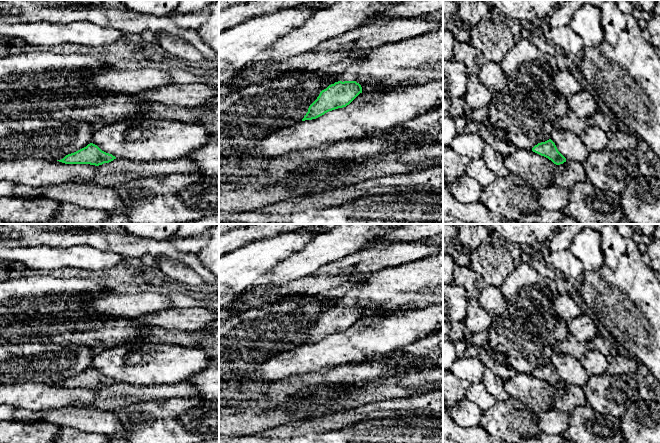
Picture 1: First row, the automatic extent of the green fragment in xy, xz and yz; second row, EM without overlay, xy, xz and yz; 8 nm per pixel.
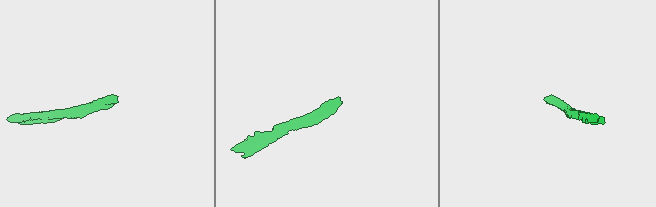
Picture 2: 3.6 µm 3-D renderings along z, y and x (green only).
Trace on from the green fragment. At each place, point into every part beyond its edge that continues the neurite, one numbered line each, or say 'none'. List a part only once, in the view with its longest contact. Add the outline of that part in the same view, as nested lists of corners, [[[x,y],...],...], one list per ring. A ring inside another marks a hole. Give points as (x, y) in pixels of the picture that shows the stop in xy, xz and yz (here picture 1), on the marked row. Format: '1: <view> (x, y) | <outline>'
1: xz (347, 76) | [[[345,73],[344,75],[342,75],[338,80],[338,81],[355,81],[356,79],[356,76],[354,74],[351,74],[351,73]]]

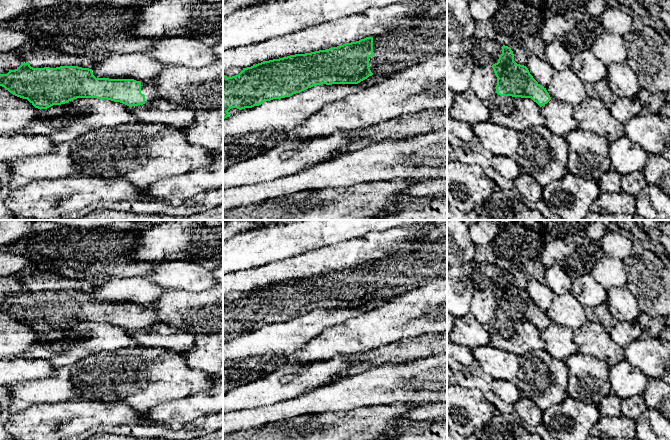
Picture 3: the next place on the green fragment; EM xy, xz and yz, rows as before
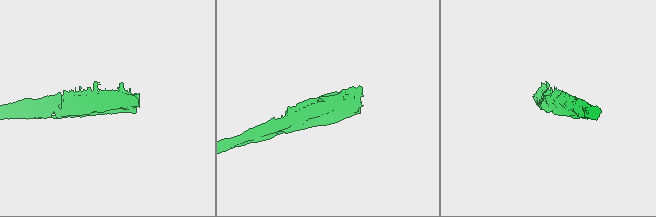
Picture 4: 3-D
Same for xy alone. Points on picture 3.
1: xy (148, 90) | [[[141,82],[141,93],[145,95],[145,104],[160,99],[156,94],[155,88],[149,83]]]

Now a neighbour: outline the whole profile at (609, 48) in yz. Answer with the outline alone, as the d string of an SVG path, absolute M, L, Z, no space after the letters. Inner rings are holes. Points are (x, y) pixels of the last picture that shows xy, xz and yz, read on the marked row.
M604 32L594 41L591 50L607 67L626 62L627 47L622 36Z

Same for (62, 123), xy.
M77 98L61 105L40 109L37 120L18 132L47 137L53 145L104 127L137 122L129 106L107 99Z

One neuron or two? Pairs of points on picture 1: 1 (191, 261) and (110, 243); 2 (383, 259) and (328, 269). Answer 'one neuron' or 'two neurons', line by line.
1: one neuron
2: one neuron

